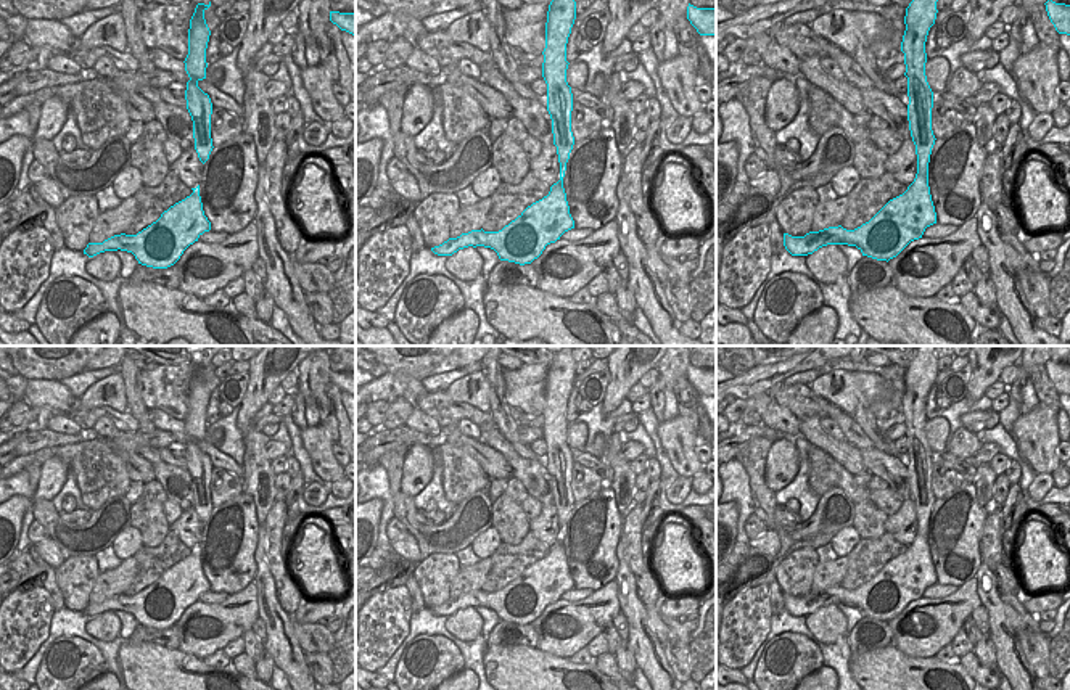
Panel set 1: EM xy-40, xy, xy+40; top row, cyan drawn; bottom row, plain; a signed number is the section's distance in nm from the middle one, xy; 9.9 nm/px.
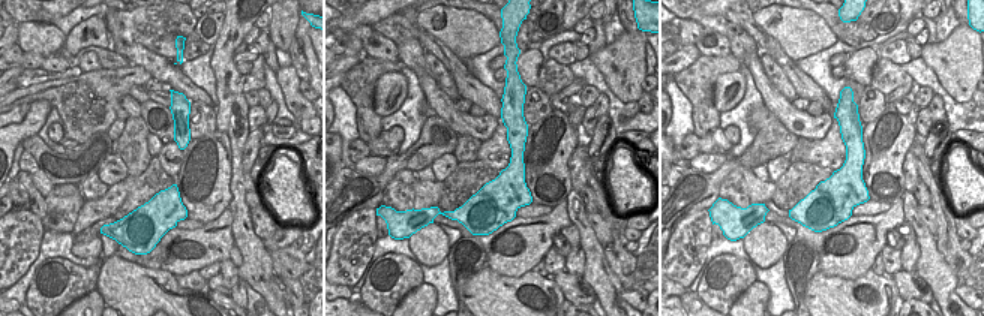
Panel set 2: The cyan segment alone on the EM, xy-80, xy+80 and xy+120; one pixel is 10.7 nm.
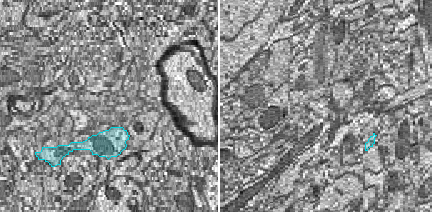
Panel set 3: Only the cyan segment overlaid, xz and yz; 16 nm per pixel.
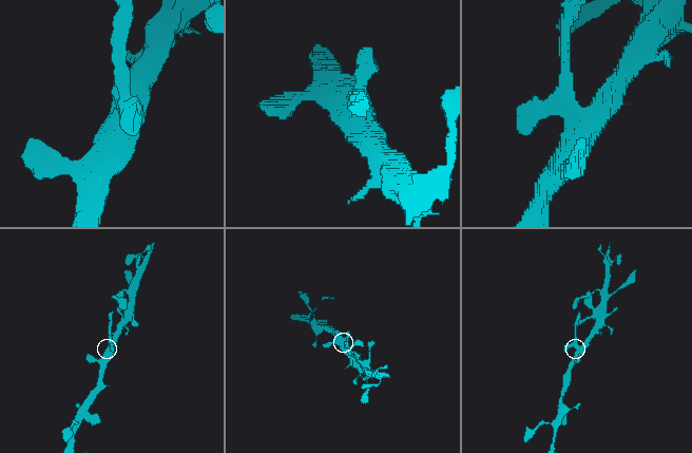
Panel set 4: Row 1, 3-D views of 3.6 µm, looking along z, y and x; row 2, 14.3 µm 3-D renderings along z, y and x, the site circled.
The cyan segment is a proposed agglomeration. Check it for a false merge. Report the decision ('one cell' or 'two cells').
one cell

